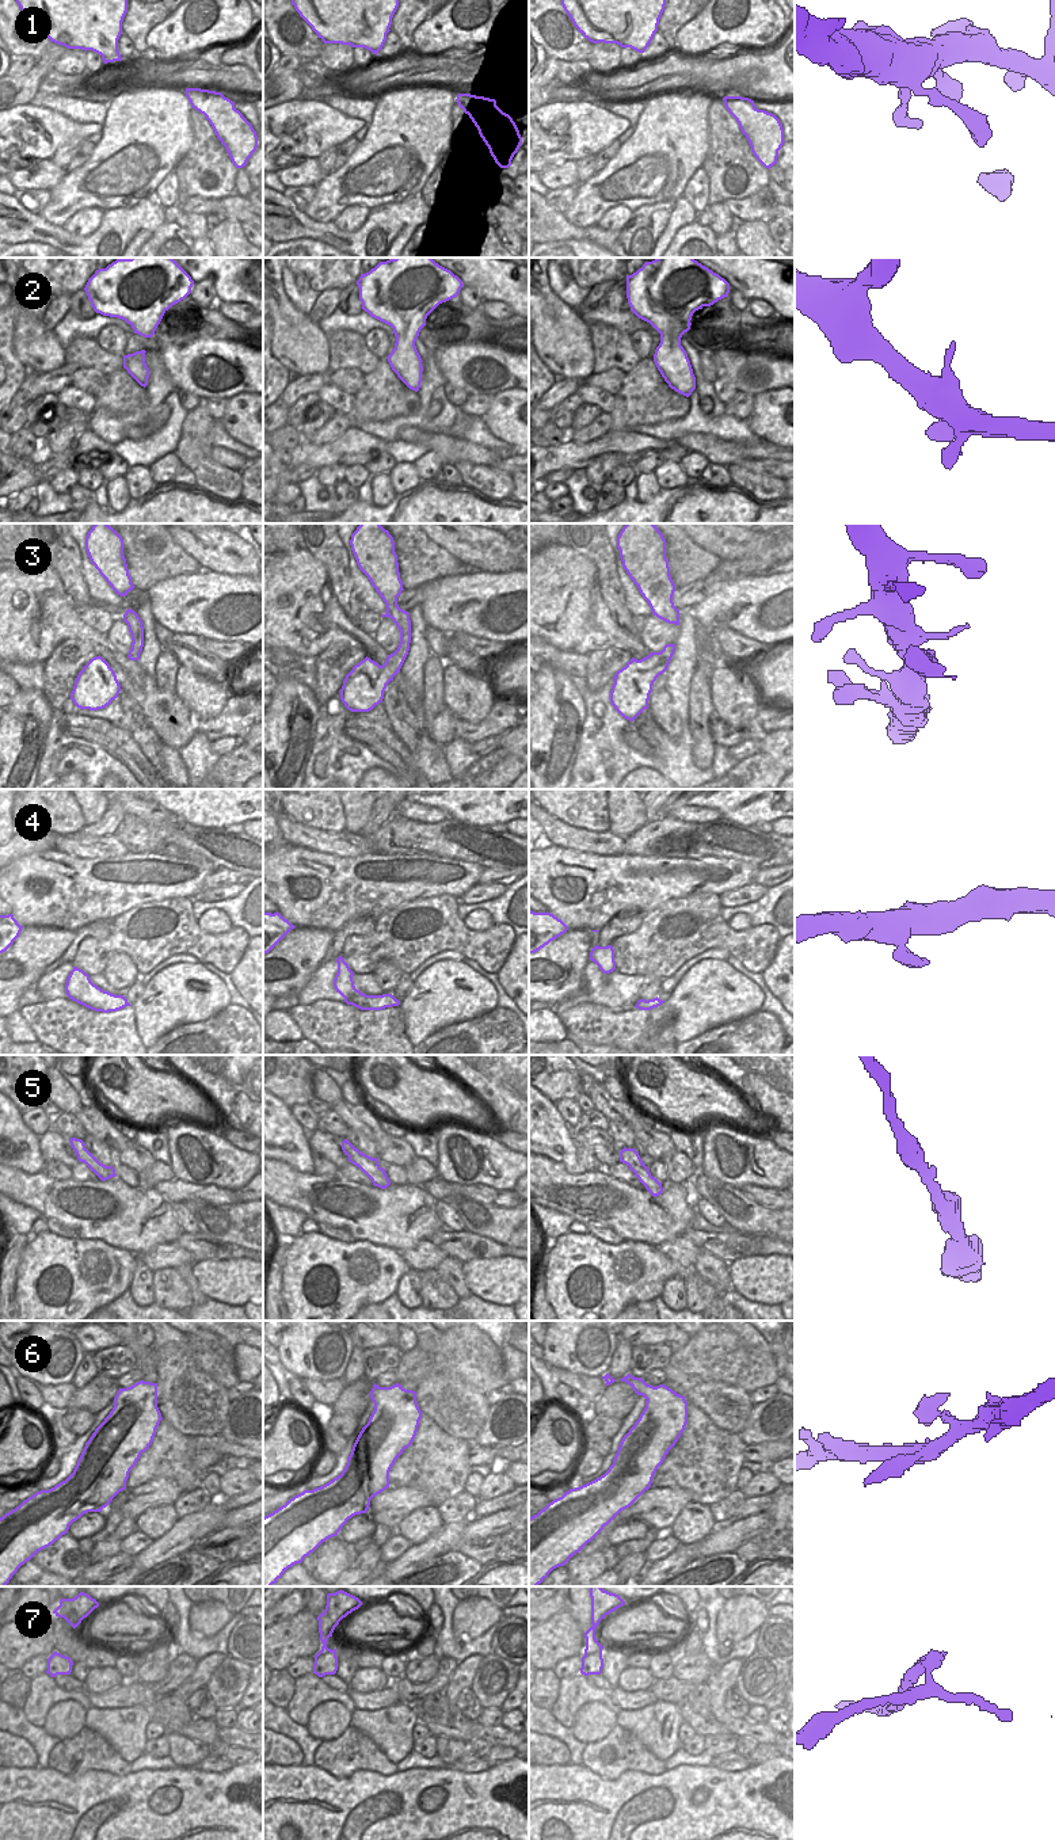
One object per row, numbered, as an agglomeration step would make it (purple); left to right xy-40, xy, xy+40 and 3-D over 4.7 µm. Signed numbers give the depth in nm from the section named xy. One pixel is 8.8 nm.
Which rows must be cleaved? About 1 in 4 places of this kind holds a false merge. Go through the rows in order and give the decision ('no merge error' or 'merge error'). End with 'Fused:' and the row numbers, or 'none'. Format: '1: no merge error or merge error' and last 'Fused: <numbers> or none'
1: no merge error
2: no merge error
3: no merge error
4: no merge error
5: no merge error
6: no merge error
7: merge error
Fused: 7

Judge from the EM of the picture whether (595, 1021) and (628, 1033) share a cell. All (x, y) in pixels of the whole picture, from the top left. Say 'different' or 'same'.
same

